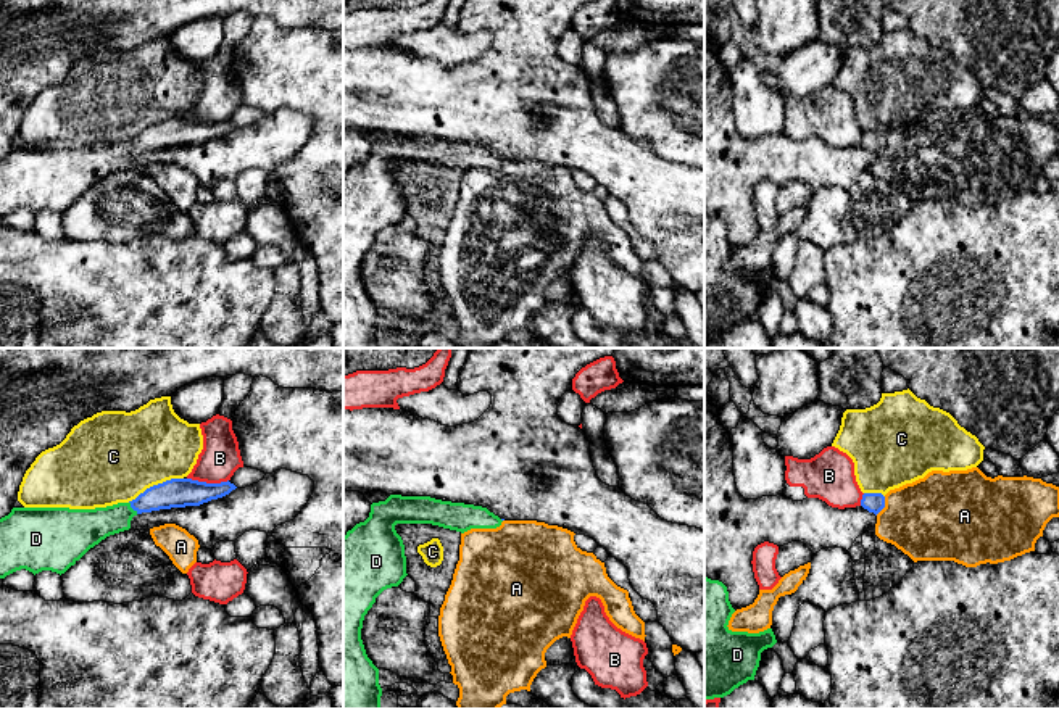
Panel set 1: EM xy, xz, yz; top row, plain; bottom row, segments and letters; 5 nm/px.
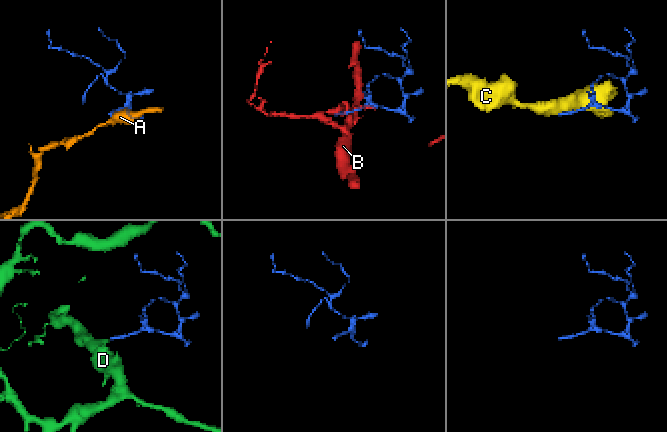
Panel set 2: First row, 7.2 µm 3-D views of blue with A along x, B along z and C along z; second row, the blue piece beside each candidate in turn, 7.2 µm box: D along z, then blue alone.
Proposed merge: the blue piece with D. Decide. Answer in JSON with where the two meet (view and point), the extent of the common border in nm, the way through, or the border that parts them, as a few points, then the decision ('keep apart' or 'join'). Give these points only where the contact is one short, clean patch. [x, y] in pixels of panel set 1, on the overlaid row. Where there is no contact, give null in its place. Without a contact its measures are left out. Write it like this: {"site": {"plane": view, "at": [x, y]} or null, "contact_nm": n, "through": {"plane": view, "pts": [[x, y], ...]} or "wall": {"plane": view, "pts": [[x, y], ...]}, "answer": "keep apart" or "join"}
{"site": {"plane": "xy", "at": [132, 508]}, "contact_nm": 80, "through": {"plane": "xy", "pts": [[178, 492], [152, 498], [132, 508], [115, 519], [87, 527]]}, "answer": "join"}

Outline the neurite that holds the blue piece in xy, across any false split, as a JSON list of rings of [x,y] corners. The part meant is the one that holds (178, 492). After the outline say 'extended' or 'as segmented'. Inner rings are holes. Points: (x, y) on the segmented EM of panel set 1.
[[[171,479],[129,503],[95,509],[13,508],[0,519],[0,578],[26,569],[64,574],[90,548],[131,529],[134,516],[171,508],[200,506],[229,495],[234,483]]]; extended

